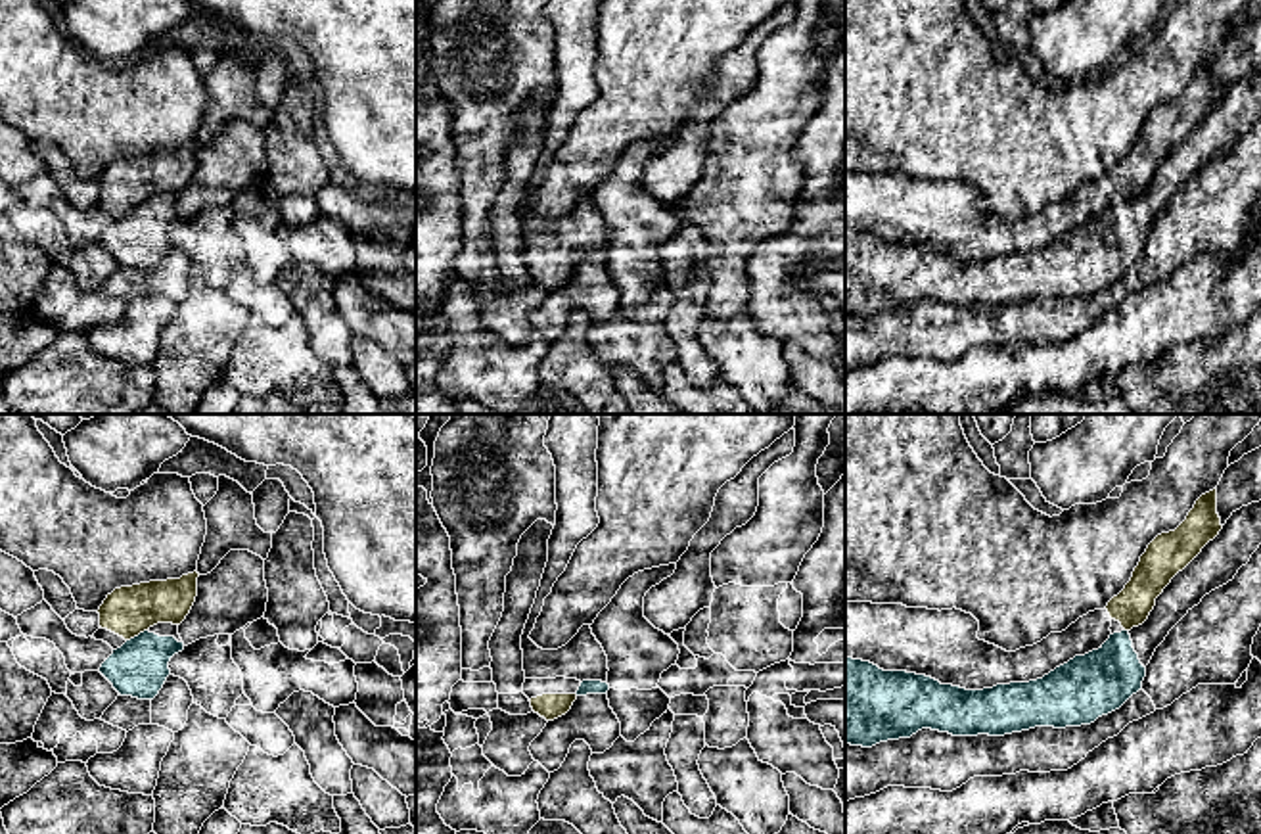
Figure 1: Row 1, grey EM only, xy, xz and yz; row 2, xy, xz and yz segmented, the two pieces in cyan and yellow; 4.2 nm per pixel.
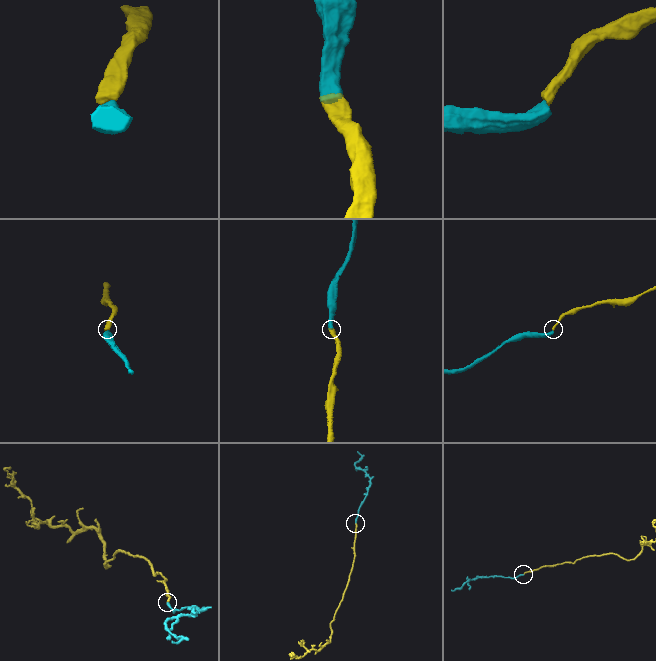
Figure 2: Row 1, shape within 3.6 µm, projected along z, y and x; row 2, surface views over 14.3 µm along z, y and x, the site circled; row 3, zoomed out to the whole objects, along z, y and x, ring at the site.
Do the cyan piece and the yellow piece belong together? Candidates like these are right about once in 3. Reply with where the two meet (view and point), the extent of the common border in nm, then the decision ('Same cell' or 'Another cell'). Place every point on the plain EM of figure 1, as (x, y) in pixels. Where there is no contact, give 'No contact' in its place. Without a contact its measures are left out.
Touches cyan at xy (138, 206). Shared border 100 nm. Another cell

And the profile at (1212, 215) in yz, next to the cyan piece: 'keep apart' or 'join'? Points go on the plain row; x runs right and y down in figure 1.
keep apart

